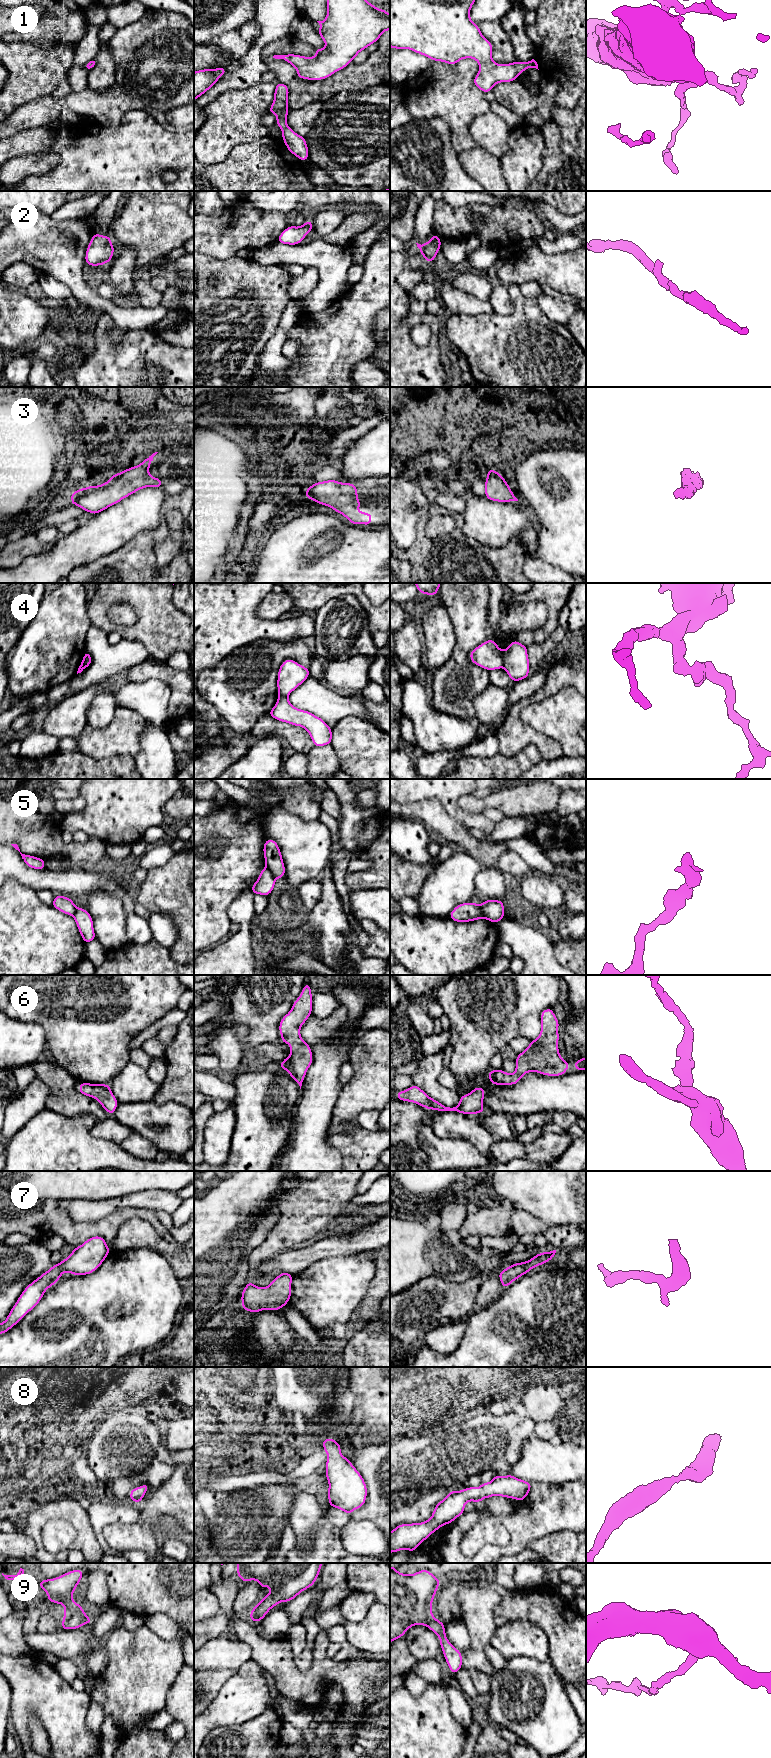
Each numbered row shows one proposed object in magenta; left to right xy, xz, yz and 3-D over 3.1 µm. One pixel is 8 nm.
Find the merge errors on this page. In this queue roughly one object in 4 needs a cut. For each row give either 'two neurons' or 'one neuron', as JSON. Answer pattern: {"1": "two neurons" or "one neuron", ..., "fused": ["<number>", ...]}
{"1": "one neuron", "2": "one neuron", "3": "one neuron", "4": "two neurons", "5": "two neurons", "6": "one neuron", "7": "one neuron", "8": "one neuron", "9": "one neuron", "fused": ["4", "5"]}

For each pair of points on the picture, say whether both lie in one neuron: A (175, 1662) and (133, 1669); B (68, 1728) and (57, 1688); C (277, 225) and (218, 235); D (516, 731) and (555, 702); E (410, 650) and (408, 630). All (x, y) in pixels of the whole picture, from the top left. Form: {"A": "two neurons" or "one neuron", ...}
{"A": "one neuron", "B": "one neuron", "C": "one neuron", "D": "two neurons", "E": "one neuron"}

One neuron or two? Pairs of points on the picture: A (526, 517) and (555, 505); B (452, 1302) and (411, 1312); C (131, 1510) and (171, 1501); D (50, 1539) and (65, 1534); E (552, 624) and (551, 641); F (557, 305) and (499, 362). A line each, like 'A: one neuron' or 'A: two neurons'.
A: two neurons
B: one neuron
C: two neurons
D: one neuron
E: two neurons
F: two neurons

